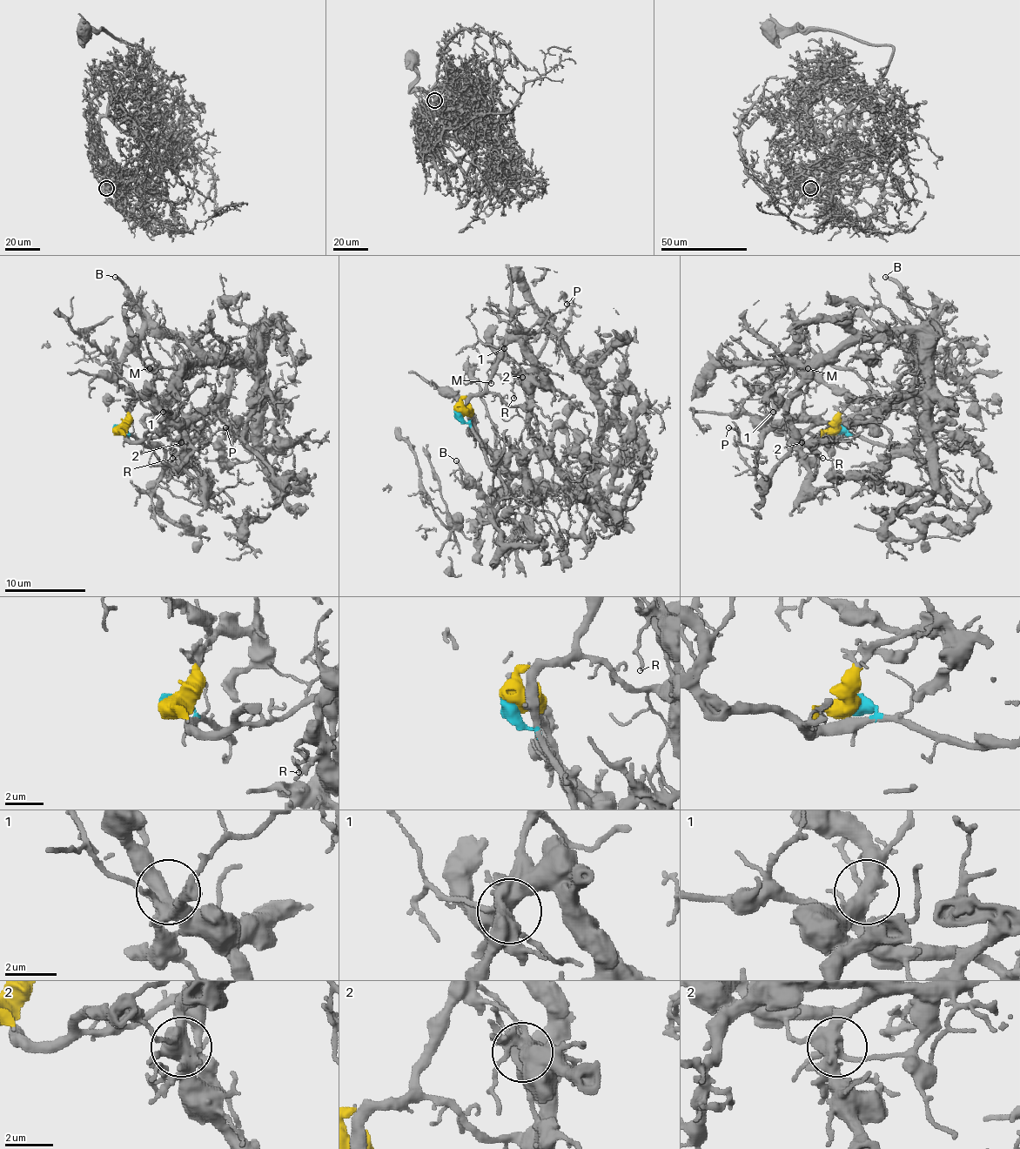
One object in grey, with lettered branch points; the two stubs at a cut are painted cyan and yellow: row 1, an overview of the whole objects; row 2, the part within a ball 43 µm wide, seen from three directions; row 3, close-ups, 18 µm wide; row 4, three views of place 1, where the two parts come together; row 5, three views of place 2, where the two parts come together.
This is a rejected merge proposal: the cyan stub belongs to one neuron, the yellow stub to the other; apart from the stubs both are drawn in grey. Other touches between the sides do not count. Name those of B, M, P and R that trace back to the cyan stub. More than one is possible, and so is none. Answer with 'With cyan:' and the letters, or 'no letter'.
With cyan: no letter

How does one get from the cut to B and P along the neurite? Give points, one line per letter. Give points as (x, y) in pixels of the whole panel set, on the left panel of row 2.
B: (117, 428), (140, 398), (171, 393), (197, 355), (184, 343), (157, 331), (130, 291), (114, 277)
P: (117, 428), (140, 398), (164, 398), (213, 359), (229, 363), (229, 392), (183, 430), (201, 448), (225, 428)

